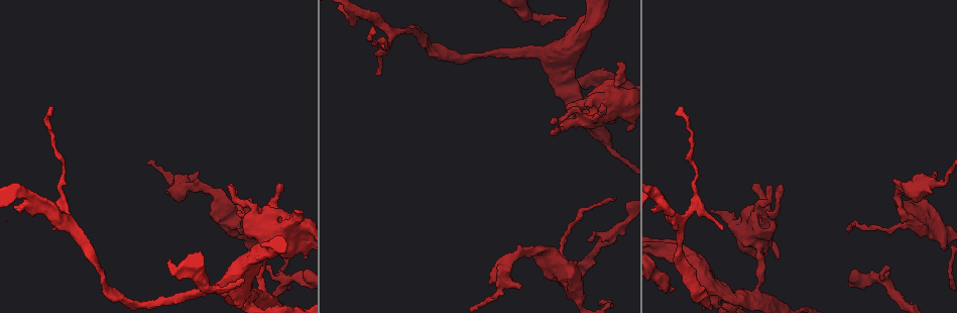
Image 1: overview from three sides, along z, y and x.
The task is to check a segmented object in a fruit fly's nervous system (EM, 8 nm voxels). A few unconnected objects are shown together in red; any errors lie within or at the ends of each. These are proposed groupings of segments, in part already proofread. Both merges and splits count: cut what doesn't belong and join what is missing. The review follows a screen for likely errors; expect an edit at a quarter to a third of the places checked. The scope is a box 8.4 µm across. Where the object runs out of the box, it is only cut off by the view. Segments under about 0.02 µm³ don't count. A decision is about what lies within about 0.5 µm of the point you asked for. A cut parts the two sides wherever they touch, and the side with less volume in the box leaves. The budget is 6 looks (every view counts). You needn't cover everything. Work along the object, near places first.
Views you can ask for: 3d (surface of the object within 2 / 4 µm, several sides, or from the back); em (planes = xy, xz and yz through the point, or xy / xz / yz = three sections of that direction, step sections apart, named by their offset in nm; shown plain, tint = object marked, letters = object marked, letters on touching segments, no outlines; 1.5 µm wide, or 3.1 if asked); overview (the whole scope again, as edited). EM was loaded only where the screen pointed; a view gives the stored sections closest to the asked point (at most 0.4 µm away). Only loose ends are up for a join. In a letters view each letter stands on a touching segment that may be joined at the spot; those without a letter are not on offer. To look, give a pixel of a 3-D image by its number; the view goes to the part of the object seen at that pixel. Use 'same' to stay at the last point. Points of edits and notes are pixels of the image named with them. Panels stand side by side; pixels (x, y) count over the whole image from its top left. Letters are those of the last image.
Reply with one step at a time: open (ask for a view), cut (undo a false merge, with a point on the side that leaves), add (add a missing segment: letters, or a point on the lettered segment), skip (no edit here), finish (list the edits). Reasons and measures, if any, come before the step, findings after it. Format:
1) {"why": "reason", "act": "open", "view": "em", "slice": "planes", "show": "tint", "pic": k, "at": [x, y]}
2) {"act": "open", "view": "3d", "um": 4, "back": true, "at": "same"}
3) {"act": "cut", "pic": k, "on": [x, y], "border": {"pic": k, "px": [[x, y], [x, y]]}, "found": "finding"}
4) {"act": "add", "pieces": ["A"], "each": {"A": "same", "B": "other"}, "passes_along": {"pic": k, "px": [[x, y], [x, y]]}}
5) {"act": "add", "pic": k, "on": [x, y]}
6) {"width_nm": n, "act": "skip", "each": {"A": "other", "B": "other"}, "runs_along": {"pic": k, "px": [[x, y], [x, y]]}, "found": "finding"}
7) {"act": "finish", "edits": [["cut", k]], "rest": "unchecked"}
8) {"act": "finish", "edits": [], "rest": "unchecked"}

{"why": "an open end", "act": "open", "view": "em", "slice": "planes", "show": "letters", "pic": 1, "at": [235, 235]}

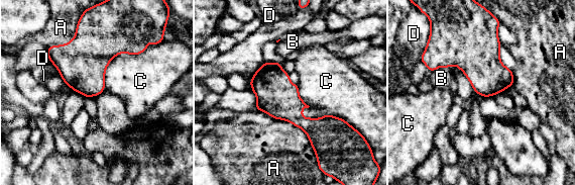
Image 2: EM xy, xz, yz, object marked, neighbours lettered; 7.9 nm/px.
{"longest_contact_nm": ["C", 500], "act": "skip", "each": {"A": "other", "B": "other", "C": "other", "D": "other"}, "found": "no lettered segment goes on from it"}

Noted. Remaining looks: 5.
{"why": "calibre changes", "act": "open", "view": "em", "slice": "planes", "show": "tint", "pic": 1, "at": [259, 291]}

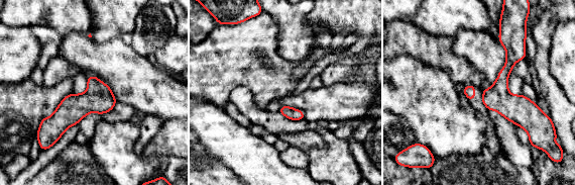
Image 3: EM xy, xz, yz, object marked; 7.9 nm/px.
{"why": "see the neighbours", "act": "open", "view": "em", "slice": "planes", "show": "letters", "at": "same"}

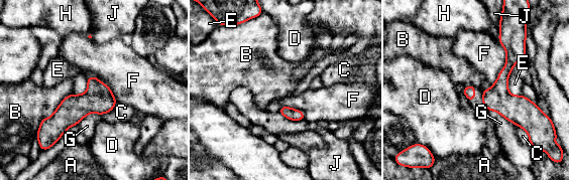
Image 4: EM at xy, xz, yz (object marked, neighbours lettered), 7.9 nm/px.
{"act": "skip", "each": {"A": "other", "B": "other", "C": "other", "D": "other", "E": "other", "F": "other", "G": "other", "H": "other", "J": "other"}, "border": {"pic": 4, "px": [[71, 93], [39, 126]]}, "found": "one neuron here"}

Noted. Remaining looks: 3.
{"why": "branch stops here", "act": "open", "view": "3d", "um": 4, "pic": 1, "at": [616, 63]}

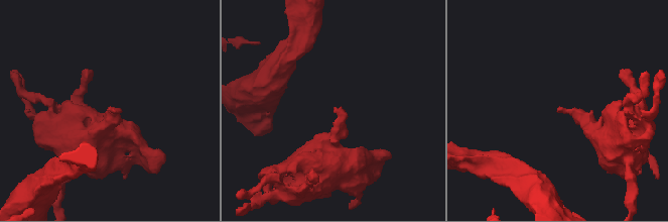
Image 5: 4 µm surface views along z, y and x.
{"act": "open", "view": "em", "slice": "yz", "step": 4, "show": "letters", "pic": 5, "at": [111, 108]}

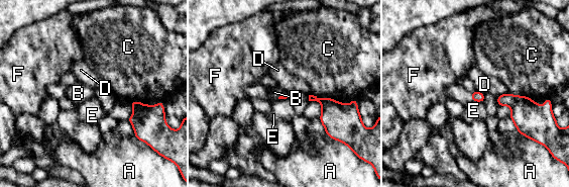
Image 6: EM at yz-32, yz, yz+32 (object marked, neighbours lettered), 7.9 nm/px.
{"why": "another direction", "act": "open", "view": "em", "slice": "planes", "show": "letters", "at": "same"}

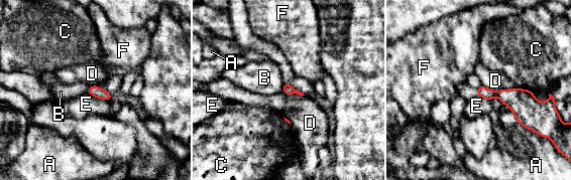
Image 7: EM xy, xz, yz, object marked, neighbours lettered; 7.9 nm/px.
{"act": "skip", "each": {"A": "other", "B": "other", "C": "other", "D": "other", "E": "other", "F": "other"}, "border": {"pic": 7, "px": [[481, 84], [493, 91], [515, 87]]}, "found": "no lettered segment goes on from it"}

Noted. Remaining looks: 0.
{"act": "finish", "edits": [], "rest": "unchecked"}

